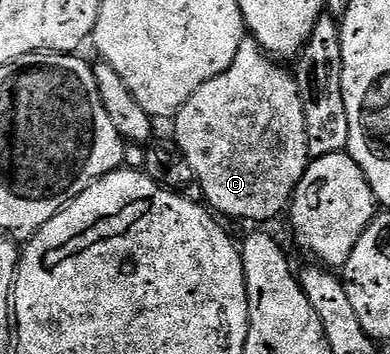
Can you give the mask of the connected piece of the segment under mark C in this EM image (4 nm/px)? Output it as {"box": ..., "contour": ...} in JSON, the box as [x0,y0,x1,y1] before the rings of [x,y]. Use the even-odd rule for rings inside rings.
{"box":[172,40,310,219],"contour":[[[242,40],[232,66],[224,74],[216,74],[212,82],[204,82],[173,117],[172,139],[192,166],[197,187],[202,187],[201,199],[219,217],[276,219],[289,209],[296,186],[310,165],[298,82],[291,69],[278,64],[255,40]]]}

